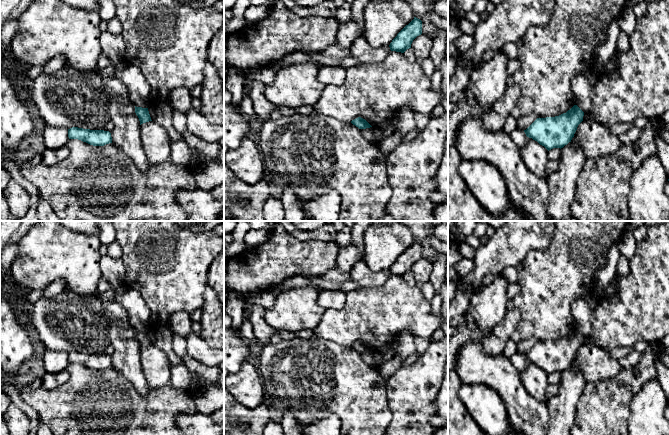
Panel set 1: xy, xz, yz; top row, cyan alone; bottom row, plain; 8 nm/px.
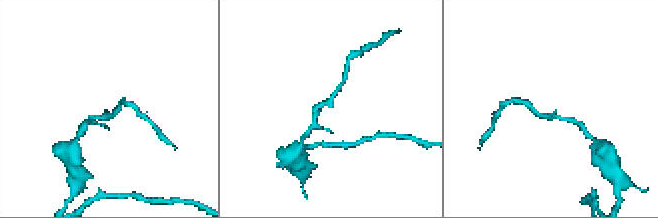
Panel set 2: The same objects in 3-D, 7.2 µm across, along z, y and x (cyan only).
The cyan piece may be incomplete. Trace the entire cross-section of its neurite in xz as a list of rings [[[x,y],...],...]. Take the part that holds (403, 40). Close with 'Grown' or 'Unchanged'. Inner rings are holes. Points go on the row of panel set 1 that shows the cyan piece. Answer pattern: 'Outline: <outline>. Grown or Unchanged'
Outline: [[[416,17],[406,25],[392,40],[389,47],[391,51],[404,53],[411,48],[413,40],[422,34],[422,21]]]. Unchanged

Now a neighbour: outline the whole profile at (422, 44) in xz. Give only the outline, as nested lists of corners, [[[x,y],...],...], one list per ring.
[[[421,34],[417,36],[412,44],[411,49],[415,53],[416,62],[421,64],[421,62],[429,57],[431,48],[432,48],[433,39],[429,36]]]

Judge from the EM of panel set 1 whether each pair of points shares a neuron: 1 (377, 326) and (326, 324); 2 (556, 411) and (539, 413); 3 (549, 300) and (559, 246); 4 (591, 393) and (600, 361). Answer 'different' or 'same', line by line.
1: same
2: different
3: same
4: different

